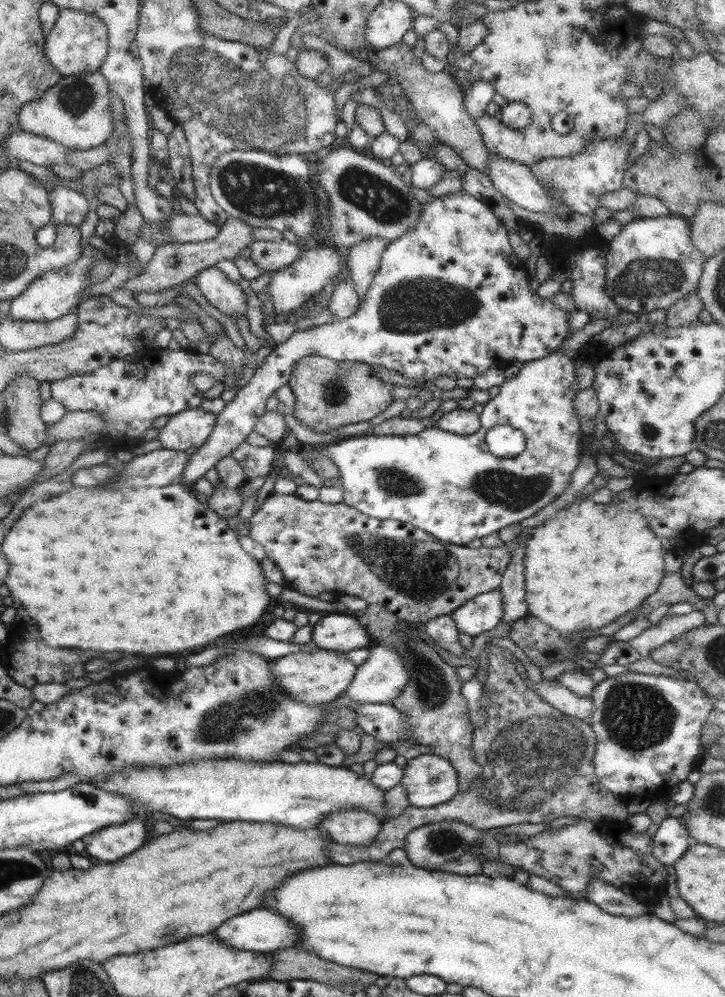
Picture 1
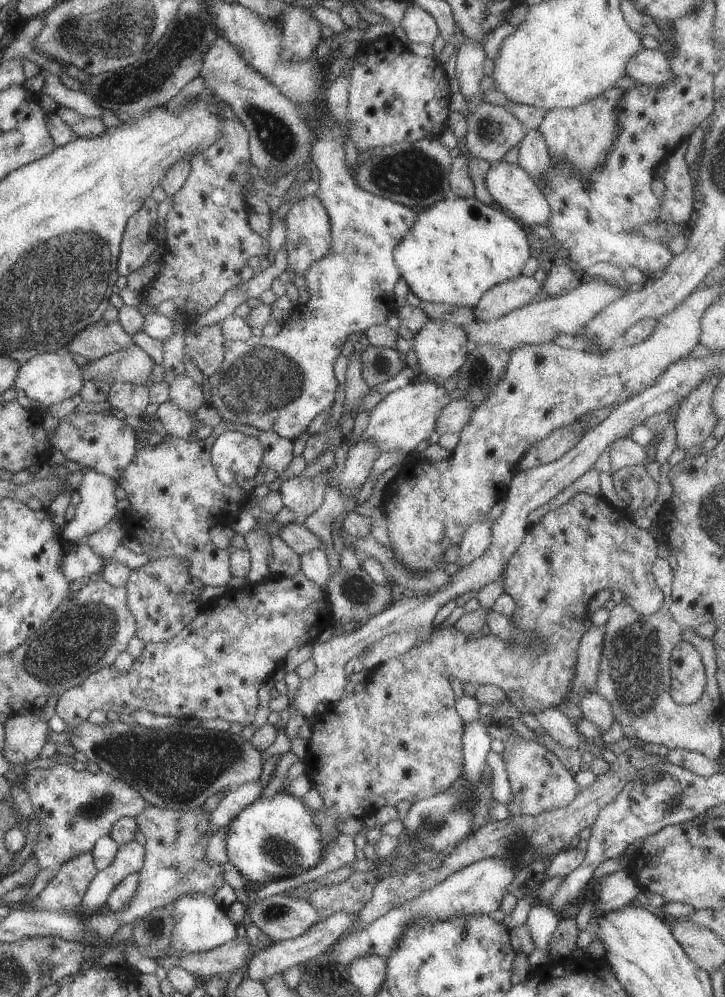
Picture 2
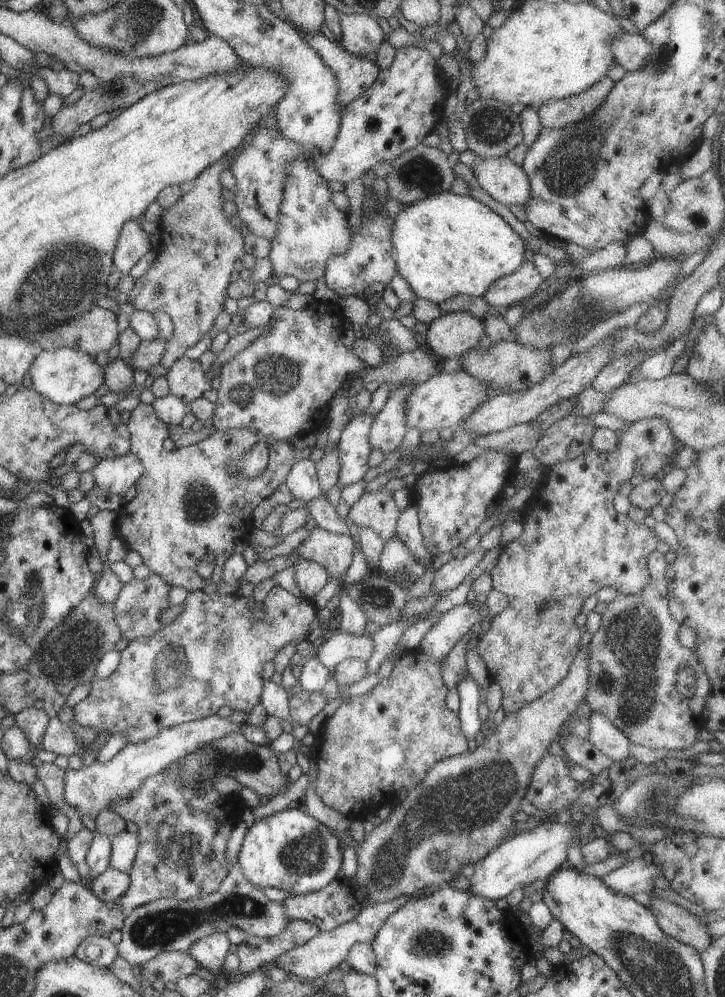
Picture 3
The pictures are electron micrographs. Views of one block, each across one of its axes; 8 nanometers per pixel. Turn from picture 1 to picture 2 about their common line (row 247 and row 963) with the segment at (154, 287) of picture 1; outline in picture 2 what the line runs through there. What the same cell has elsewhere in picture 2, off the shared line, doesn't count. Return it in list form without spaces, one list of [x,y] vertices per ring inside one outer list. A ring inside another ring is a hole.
[[[236,935],[234,940],[205,953],[190,954],[171,947],[166,952],[168,954],[156,958],[158,966],[166,971],[172,967],[182,968],[194,974],[199,981],[205,981],[217,976],[228,977],[233,971],[242,968],[252,956],[252,944],[246,935],[244,938]]]

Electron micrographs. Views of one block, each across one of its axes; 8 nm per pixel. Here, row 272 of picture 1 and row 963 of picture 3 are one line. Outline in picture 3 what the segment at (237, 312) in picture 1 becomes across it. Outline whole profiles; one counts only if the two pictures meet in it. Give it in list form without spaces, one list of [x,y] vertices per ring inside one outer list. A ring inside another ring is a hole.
[[[212,933],[197,940],[188,950],[191,957],[200,967],[207,968],[212,974],[222,974],[222,964],[230,950],[230,939],[227,933]]]

